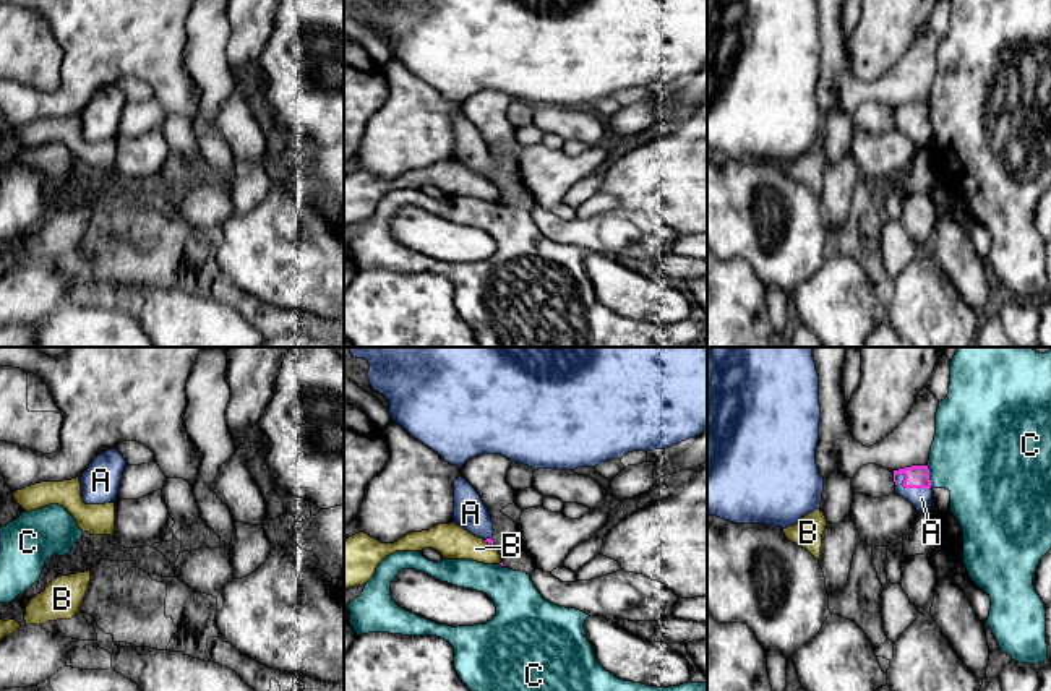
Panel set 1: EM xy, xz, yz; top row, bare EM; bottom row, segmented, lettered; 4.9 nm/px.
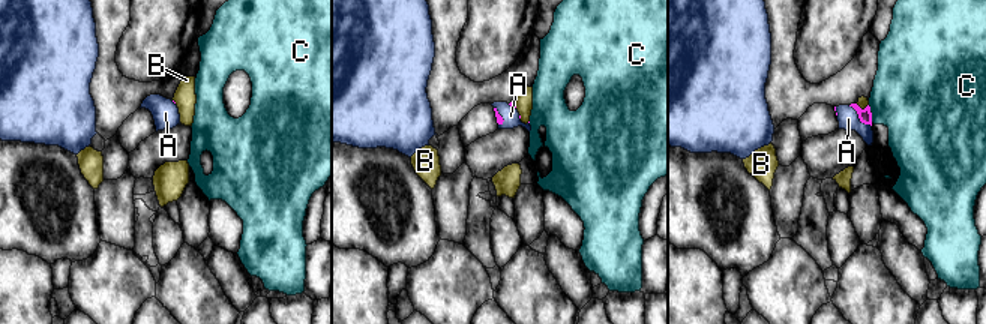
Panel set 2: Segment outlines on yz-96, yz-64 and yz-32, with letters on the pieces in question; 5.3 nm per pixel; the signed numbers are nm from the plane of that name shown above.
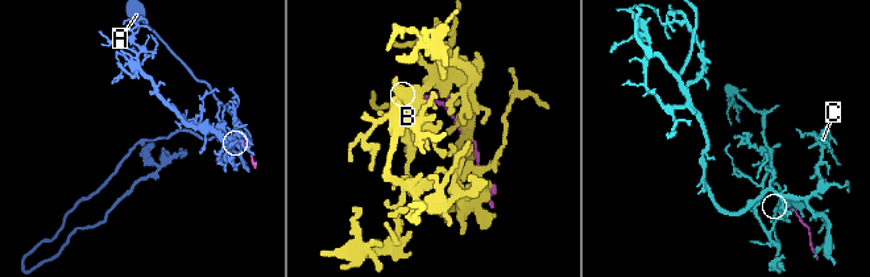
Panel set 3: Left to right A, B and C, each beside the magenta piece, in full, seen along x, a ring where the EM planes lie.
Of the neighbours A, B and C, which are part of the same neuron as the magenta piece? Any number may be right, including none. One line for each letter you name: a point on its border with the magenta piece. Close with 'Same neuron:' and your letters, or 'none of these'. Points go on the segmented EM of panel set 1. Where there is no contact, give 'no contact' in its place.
A: meets magenta in yz at (907, 487)
Same neuron: A

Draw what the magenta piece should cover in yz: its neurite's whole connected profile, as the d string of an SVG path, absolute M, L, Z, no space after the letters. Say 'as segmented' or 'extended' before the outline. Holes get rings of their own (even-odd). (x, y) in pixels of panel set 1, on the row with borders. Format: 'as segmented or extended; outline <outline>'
extended; outline M928 466L894 470L895 493L908 500L918 513L931 513L933 490Z

